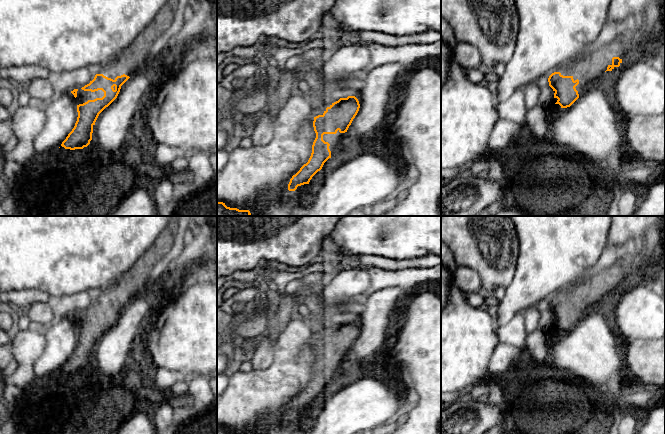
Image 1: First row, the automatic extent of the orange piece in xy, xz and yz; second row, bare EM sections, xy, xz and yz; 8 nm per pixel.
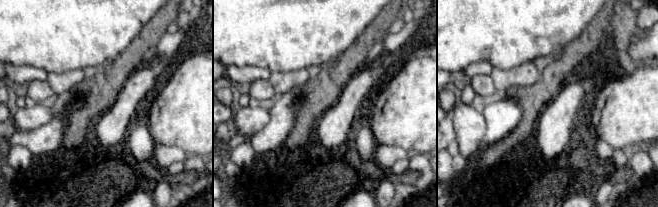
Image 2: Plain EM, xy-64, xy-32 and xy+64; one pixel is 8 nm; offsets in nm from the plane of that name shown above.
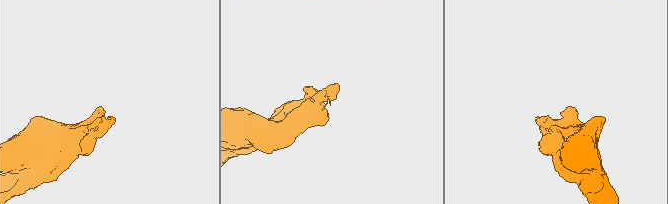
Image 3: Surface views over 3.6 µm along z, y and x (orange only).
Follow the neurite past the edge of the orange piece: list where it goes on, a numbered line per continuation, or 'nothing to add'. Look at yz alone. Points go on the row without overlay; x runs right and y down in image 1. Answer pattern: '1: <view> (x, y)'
nothing to add

